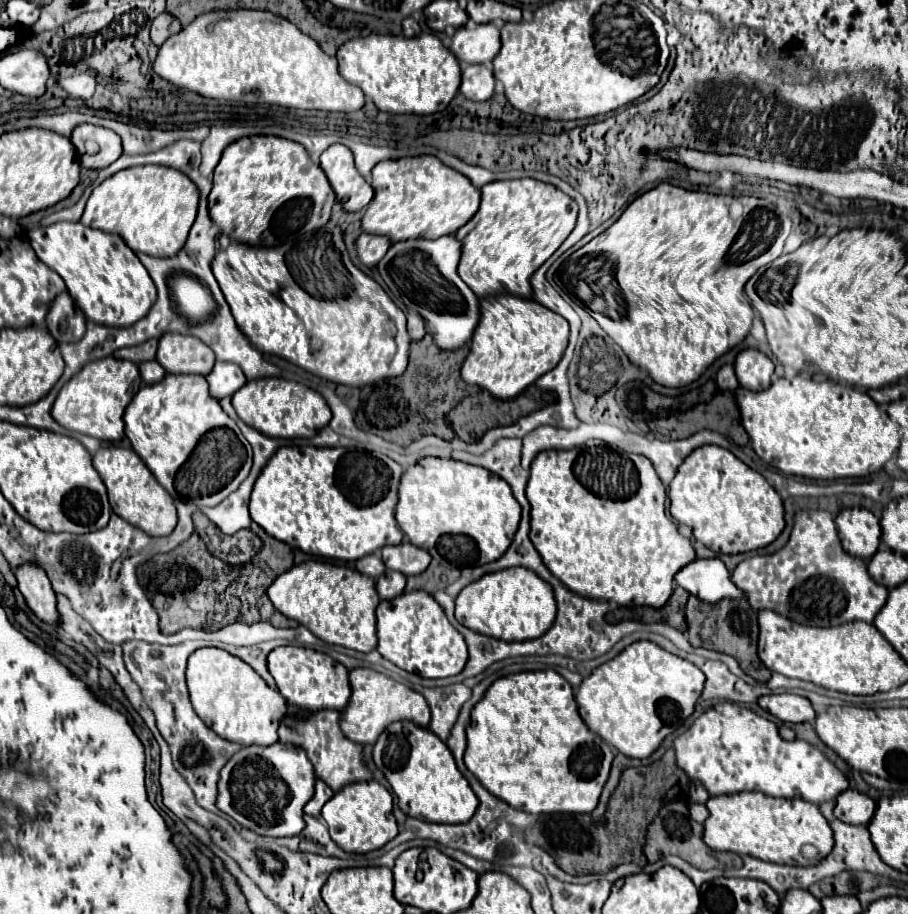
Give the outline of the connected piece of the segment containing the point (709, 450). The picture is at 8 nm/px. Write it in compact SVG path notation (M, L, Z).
M700 446L696 448L678 468L674 480L670 482L670 514L692 528L692 534L706 548L722 554L742 554L756 548L772 544L784 530L784 504L778 492L766 482L766 478L750 470L744 462L720 446Z

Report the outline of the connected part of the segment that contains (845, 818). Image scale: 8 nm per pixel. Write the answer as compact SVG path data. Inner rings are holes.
M846 790L836 798L834 816L846 824L868 824L876 810L876 802L856 790Z

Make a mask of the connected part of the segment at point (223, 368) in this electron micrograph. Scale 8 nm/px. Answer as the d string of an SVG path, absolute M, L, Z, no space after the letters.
M216 362L212 374L208 374L206 380L210 382L210 394L216 400L232 396L236 390L240 390L246 384L246 376L240 370L240 366L228 362Z

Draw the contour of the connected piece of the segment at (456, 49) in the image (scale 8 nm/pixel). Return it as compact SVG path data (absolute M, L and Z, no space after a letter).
M468 20L468 24L464 28L458 28L456 34L452 36L450 50L462 64L490 64L494 56L500 52L500 26L498 24L476 24Z

